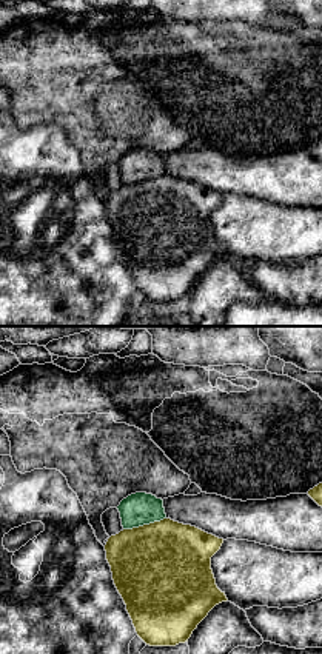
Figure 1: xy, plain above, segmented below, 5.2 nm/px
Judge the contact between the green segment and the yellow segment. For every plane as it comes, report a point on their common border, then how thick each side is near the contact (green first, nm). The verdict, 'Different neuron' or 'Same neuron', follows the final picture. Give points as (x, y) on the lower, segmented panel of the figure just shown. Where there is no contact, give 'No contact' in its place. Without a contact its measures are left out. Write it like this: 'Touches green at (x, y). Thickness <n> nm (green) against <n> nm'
Touches green at (144, 523). Thickness 170 nm (green) against 480 nm

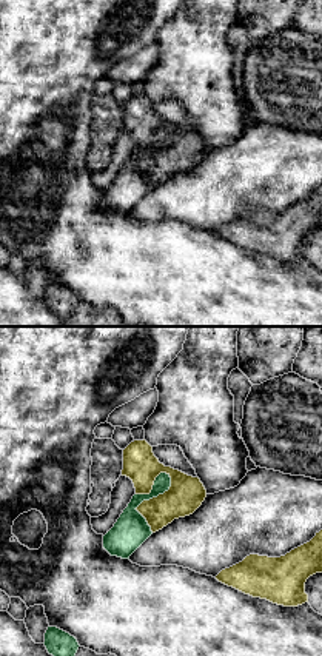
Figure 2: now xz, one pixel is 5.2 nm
Touches green at (148, 499). Thickness 180 nm (green) against 190 nm

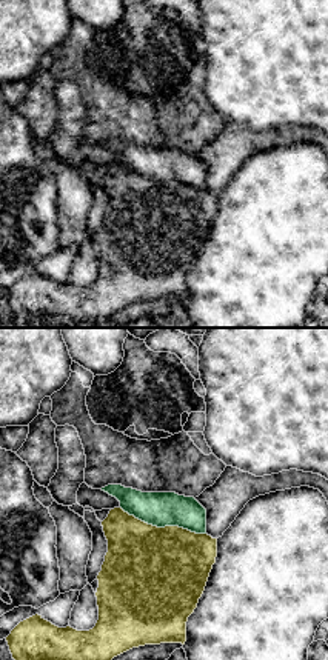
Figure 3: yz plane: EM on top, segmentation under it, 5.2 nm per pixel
Touches green at (164, 526). Thickness 180 nm (green) against 480 nm

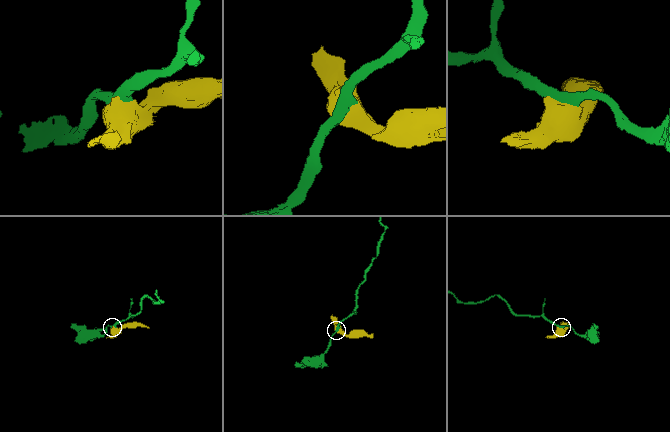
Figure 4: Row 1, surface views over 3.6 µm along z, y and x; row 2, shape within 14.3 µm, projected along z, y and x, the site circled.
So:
Different neuron

